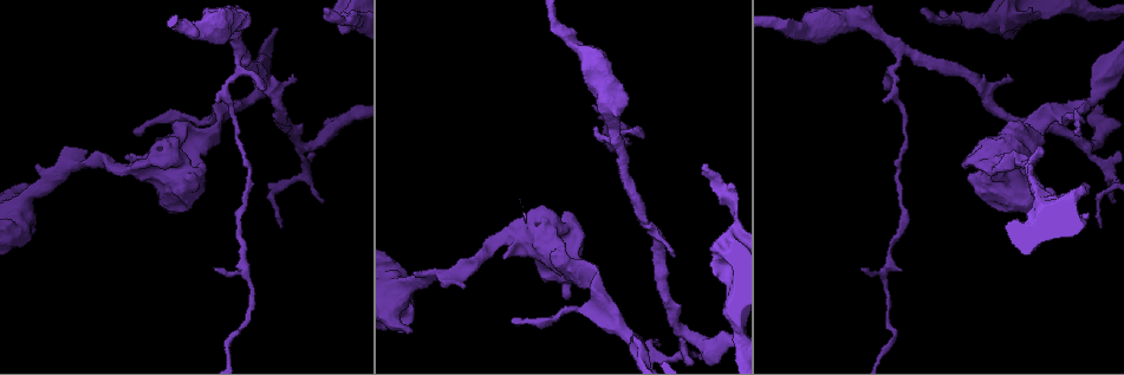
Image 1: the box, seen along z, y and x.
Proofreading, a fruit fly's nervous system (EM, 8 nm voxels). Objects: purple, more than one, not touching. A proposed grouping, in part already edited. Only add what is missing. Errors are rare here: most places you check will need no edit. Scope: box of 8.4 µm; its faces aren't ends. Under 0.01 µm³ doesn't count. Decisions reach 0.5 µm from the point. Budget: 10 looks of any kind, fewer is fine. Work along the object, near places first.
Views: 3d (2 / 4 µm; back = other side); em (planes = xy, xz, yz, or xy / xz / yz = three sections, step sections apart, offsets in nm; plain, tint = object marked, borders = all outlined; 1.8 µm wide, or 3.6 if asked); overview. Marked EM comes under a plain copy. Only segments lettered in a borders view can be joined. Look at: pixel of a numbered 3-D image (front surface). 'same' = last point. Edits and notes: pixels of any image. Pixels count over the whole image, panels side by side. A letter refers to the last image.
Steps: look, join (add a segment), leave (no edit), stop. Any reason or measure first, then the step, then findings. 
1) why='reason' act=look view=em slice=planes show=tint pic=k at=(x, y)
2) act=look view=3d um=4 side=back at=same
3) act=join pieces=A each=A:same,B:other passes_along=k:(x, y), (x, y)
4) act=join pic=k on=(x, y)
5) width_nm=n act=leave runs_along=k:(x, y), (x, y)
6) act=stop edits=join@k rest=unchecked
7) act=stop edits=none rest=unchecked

why='branch stops here' act=look view=em slice=planes show=borders pic=1 at=(135, 130)

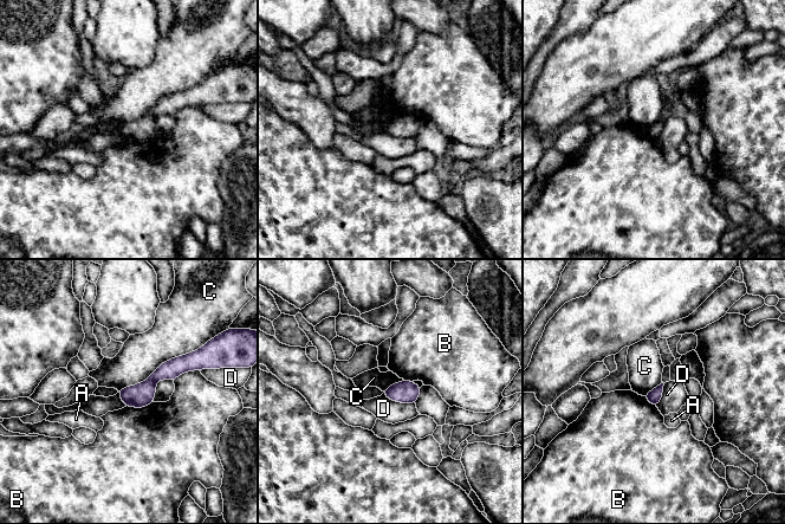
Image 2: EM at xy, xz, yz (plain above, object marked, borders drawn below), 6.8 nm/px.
width_nm=90 act=leave each=A:other,B:other,C:other,D:other border=2:(196, 349), (118, 392) found='no lettered segment goes on from it'

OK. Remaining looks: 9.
why='branch stops here' act=look view=3d um=4 pic=1 at=(1080, 110)

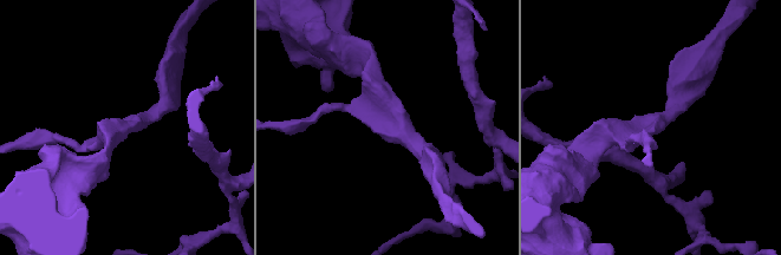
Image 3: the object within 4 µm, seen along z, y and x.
act=look view=em slice=planes show=borders pic=3 at=(655, 128)

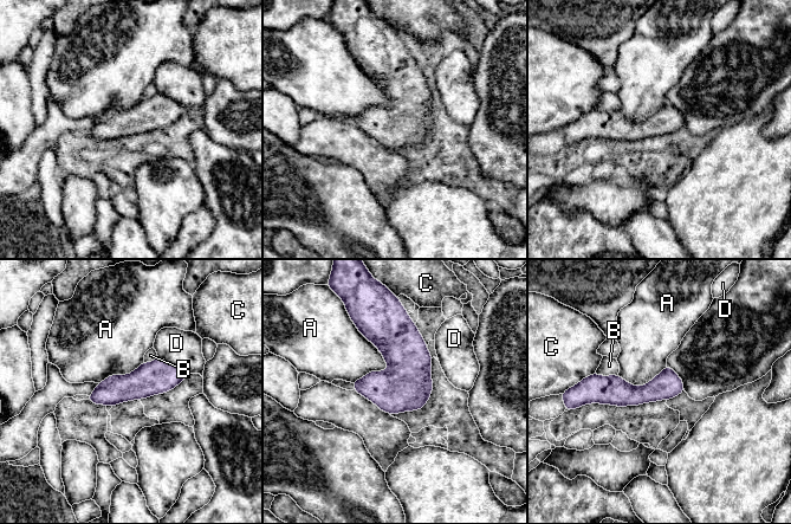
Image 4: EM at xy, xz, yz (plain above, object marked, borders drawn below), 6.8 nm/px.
width_nm=190 act=leave each=A:other,B:other,C:other,D:other border=4:(352, 321), (388, 368), (351, 382) found='no lettered segment goes on from it'

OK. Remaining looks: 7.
act=look view=3d um=4 side=back pic=1 at=(1012, 81)

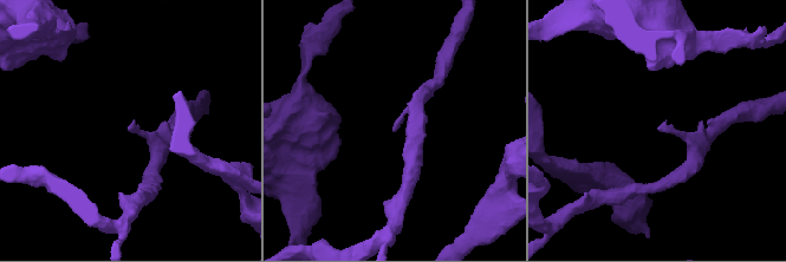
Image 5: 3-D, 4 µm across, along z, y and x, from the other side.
why='now the EM' act=look view=em um=3.6 slice=planes show=borders pic=5 at=(131, 128)

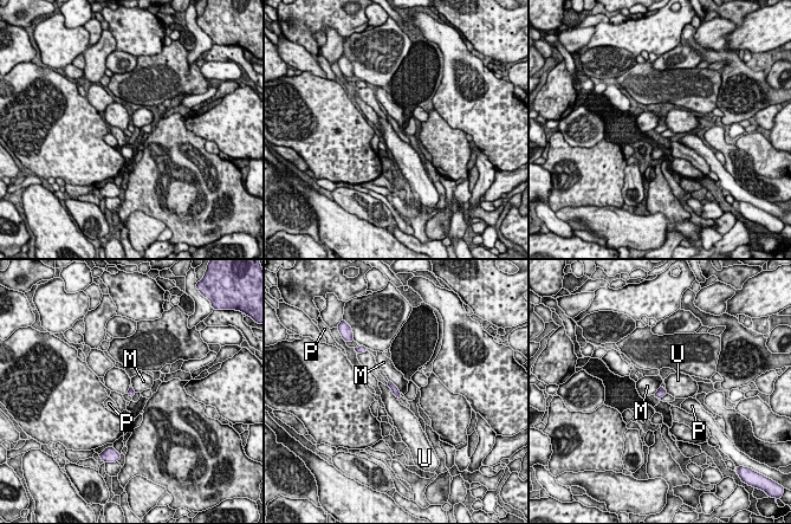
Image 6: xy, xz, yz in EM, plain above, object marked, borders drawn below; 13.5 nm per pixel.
longest_contact=M:260nm act=leave each=M:other,P:other,U:other border=6:(388, 379), (400, 393) found='no lettered segment goes on from it'

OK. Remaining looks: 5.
why='thick turns thin' act=look view=3d um=4 pic=1 at=(721, 255)

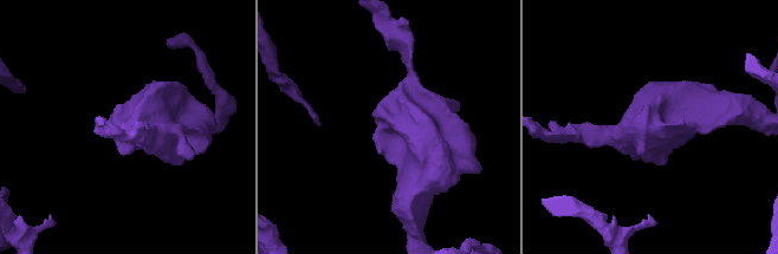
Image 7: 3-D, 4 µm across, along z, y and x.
arm_widths_nm=200,800 why='shape alone is not enough' act=look view=em um=3.6 slice=yz step=16 show=tint pic=7 at=(653, 128)

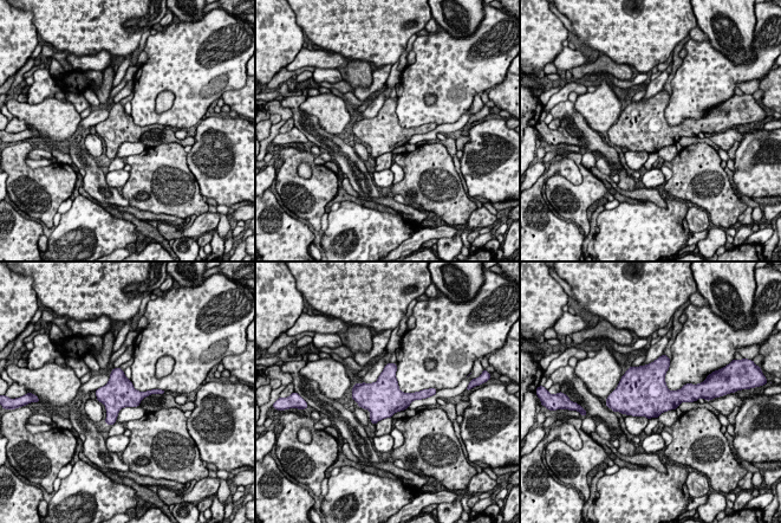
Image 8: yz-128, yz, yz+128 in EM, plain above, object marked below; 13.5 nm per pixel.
why='another direction' act=look view=em um=3.6 slice=planes show=borders at=same

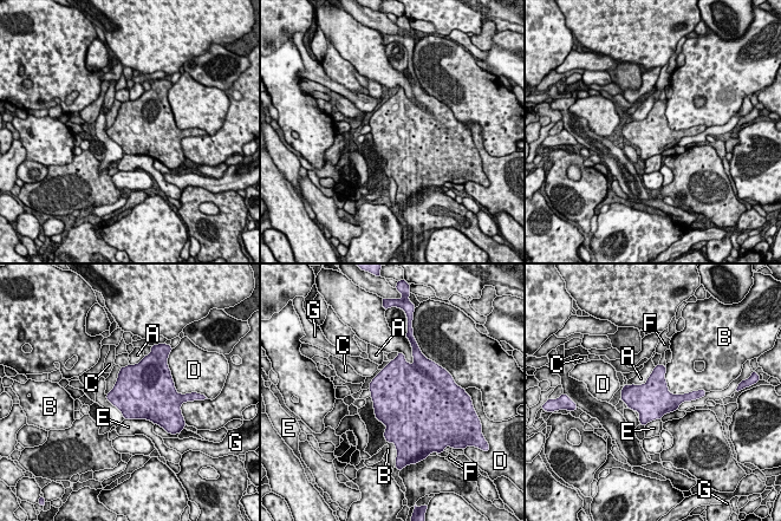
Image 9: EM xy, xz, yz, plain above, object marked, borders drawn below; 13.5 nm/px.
act=leave each=A:other,B:other,C:other,D:other,E:other,F:other,G:other border=9:(665, 365), (672, 393), (697, 391) found='no lettered segment goes on from it'

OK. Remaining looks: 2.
act=stop edits=none rest=unchecked

